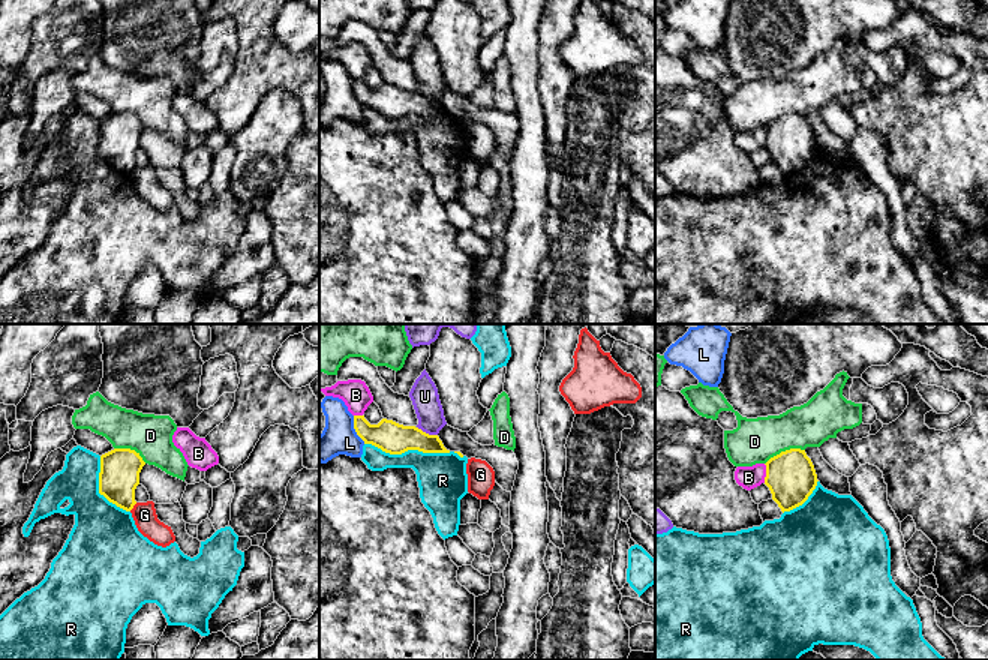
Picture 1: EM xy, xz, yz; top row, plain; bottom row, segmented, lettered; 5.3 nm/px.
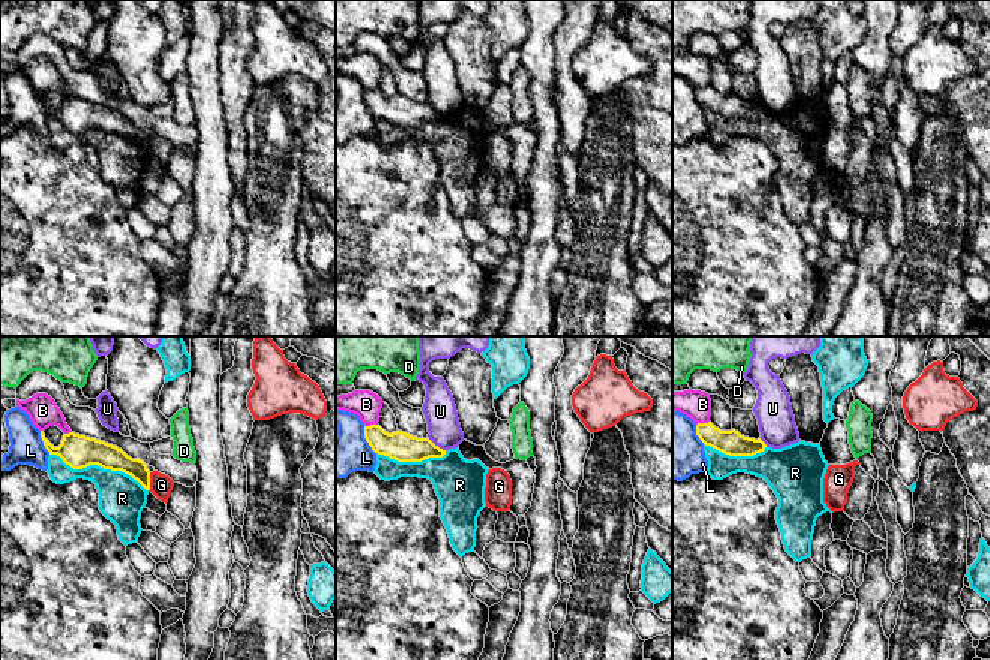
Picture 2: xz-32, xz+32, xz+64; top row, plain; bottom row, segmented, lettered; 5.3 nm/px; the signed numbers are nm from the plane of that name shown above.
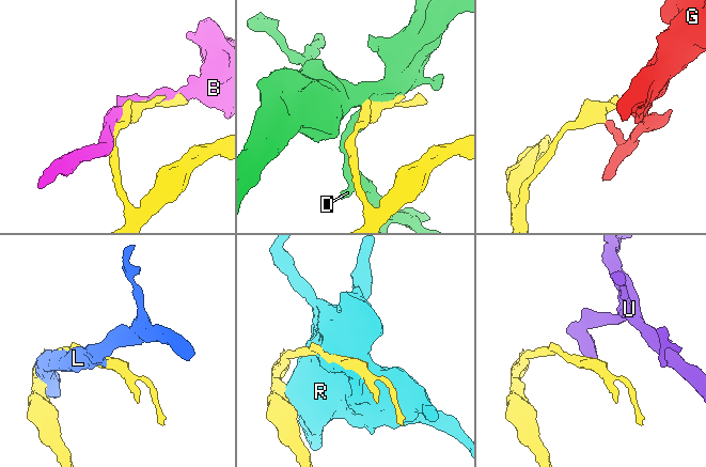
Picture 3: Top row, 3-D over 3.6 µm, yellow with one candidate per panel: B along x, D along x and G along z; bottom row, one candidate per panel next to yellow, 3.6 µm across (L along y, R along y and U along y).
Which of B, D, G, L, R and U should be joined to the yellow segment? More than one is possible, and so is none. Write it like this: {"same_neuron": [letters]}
{"same_neuron": []}

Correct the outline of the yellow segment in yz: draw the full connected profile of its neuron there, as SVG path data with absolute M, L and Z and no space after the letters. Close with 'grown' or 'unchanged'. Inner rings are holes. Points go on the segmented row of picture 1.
M805 450L781 452L765 465L765 484L783 513L802 506L817 486L817 474Z; unchanged

